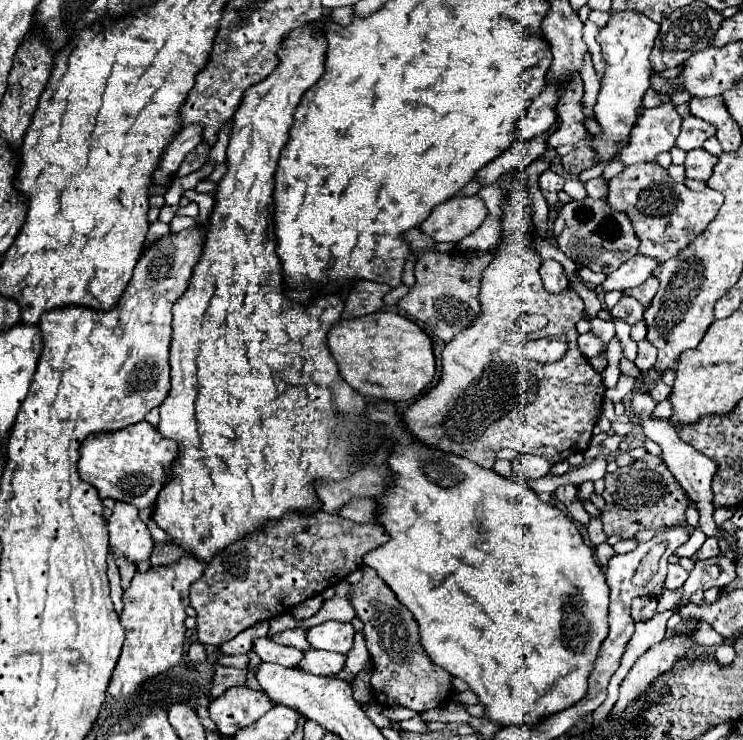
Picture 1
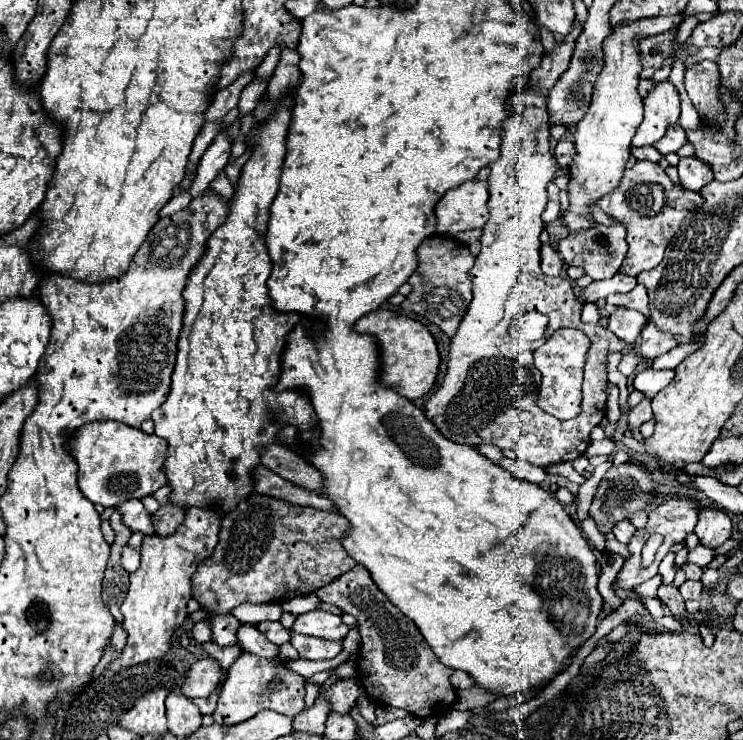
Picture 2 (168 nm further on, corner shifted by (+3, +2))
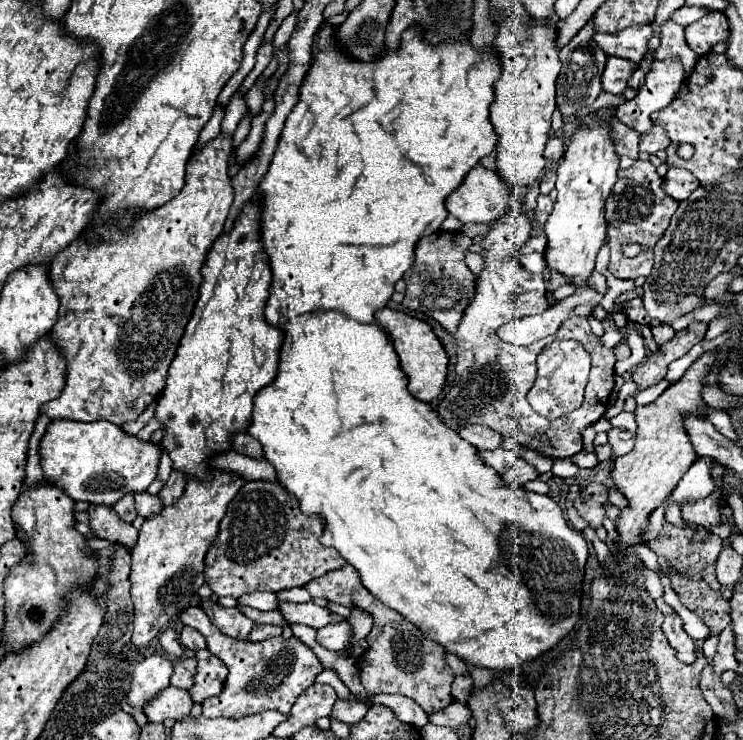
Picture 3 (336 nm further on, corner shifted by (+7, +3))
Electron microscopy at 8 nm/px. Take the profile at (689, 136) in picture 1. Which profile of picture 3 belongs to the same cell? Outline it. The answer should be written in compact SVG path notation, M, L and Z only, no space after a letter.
M654 126L650 132L640 136L640 150L648 154L656 154L658 150L666 150L670 146L670 138L666 136L662 126Z

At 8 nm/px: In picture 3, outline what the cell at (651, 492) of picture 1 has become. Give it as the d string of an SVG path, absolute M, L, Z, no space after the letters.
M588 484L578 498L574 500L574 506L578 508L578 514L592 526L600 528L604 518L606 518L606 508L608 508L608 488L604 484Z

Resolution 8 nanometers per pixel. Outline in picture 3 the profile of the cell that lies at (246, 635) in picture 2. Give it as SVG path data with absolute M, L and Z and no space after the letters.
M202 600L200 606L210 616L212 624L216 628L220 628L226 636L232 636L238 640L248 640L248 634L250 634L254 622L250 618L242 616L242 612L238 608L224 608L212 600Z

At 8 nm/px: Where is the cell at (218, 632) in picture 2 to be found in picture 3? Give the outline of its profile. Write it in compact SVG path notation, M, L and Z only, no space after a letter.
M200 606L186 608L180 614L180 620L186 626L194 626L206 638L208 650L216 654L228 666L228 678L224 682L222 694L212 696L202 704L204 708L202 714L208 718L244 718L244 716L258 714L264 710L276 710L276 712L288 714L296 698L308 686L312 686L316 674L324 670L316 654L298 638L284 640L282 636L278 636L264 642L234 640L222 634L218 628L214 628L214 624L202 612Z

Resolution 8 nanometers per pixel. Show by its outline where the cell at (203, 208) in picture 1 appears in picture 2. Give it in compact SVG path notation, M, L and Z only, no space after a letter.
M224 169L216 175L216 179L212 181L212 185L210 185L218 195L222 195L224 199L230 199L232 195L234 195L234 189L232 189L232 185L230 185L230 181L228 181L228 177L226 177L226 173L224 173Z

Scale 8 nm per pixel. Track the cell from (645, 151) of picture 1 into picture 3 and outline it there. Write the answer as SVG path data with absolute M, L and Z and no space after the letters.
M676 58L662 62L654 60L652 70L646 74L646 82L638 90L638 96L618 106L616 118L640 134L648 132L654 126L650 116L674 100L682 80L684 68Z

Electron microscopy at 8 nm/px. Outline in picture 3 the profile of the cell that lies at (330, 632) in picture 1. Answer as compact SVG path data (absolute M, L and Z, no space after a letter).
M306 602L306 604L280 604L280 612L284 614L284 618L290 624L306 624L314 630L320 630L328 624L334 624L338 620L342 620L342 616L332 614L328 608L316 606L314 602Z

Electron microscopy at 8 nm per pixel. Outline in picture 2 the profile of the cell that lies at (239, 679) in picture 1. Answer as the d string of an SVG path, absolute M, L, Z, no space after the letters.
M206 657L190 665L180 691L186 697L206 697L218 687L220 681L222 671L218 669L218 663L212 657Z

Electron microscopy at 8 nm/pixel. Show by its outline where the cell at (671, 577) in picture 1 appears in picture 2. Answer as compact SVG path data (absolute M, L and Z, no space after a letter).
M660 585L658 589L658 599L662 601L664 607L668 607L672 611L674 617L684 617L686 615L686 607L684 607L684 599L680 595L680 591L674 585Z

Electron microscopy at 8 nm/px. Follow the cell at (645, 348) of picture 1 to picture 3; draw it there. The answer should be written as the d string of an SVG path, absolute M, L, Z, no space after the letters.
M662 324L662 326L652 326L652 334L654 334L654 340L656 340L656 344L658 344L658 346L662 346L662 344L670 342L670 340L672 340L672 336L674 336L676 332L672 330L672 326L668 326L668 324Z

